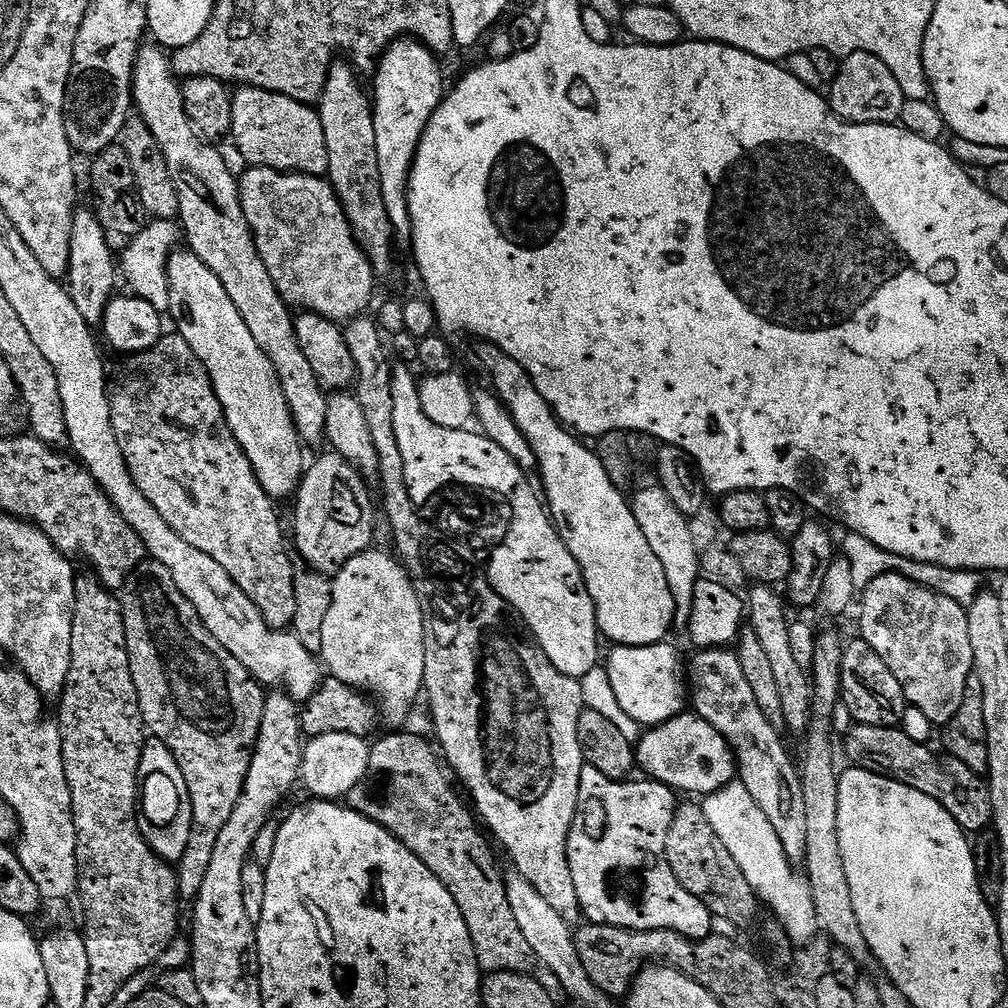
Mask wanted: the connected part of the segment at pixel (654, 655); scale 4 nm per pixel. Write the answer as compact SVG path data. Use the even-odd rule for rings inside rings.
M668 643L637 648L621 644L613 647L613 652L606 656L610 686L614 686L614 694L622 710L626 710L626 714L630 714L630 718L641 726L664 724L681 715L686 708L686 664L680 661L679 650Z

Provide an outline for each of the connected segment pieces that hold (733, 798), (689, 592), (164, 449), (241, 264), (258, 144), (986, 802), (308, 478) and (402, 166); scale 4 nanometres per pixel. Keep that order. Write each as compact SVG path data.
M730 783L708 794L702 807L710 818L710 826L714 826L714 834L722 838L722 846L730 850L730 858L738 862L738 870L742 870L757 896L767 907L768 904L772 907L789 941L796 946L811 943L821 929L814 910L814 894L810 894L810 882L807 875L794 870L794 865L786 858L778 834L774 834L774 826L770 826L770 818L758 810L758 802L750 798L750 790L742 783Z
M653 484L644 489L637 489L631 497L630 503L635 521L639 529L646 536L646 542L657 555L665 570L666 582L669 583L671 597L675 602L675 614L673 618L673 631L685 635L688 631L691 611L693 609L694 586L700 577L700 562L694 548L694 542L690 534L689 519L681 514L681 511L670 501L664 488Z
M161 335L160 341L150 350L129 355L125 359L128 361L125 362L124 369L120 372L120 381L117 384L115 381L114 387L111 389L110 414L114 422L114 434L118 438L118 446L122 446L122 458L126 458L126 466L130 470L138 490L142 490L142 494L146 498L150 498L150 506L154 506L154 510L158 510L158 514L162 514L162 518L166 518L168 525L178 534L182 534L182 538L186 538L186 542L190 542L190 546L202 550L202 554L210 554L210 558L214 558L214 562L218 562L218 566L222 566L222 570L226 570L226 574L230 574L230 578L234 578L234 582L238 582L238 586L250 598L250 602L254 602L254 606L258 606L262 618L266 618L269 626L281 630L291 629L296 609L294 602L296 572L294 567L292 568L291 558L288 557L288 548L284 545L284 528L280 525L279 514L276 513L277 505L272 497L266 494L266 490L262 490L262 486L254 474L254 466L250 466L250 458L246 458L238 438L234 438L234 434L226 422L222 402L218 402L218 394L214 390L206 366L202 366L202 362L194 354L194 350L190 350L190 346L180 335L171 335Z
M155 42L145 43L136 56L136 65L132 74L132 99L135 111L140 119L146 122L146 126L150 126L150 134L154 134L154 142L158 142L166 158L170 178L174 178L174 186L178 190L178 206L180 207L178 220L182 225L183 239L186 244L188 240L187 247L190 251L198 258L202 258L202 262L210 266L210 270L214 270L218 282L226 286L226 294L230 294L230 302L234 302L238 314L242 314L242 322L246 322L250 334L254 334L254 342L258 342L258 346L262 346L262 354L270 358L278 374L278 382L282 382L282 394L286 394L286 402L292 411L296 432L300 435L301 441L308 446L320 443L323 445L326 440L324 427L328 409L326 389L318 382L314 369L310 367L310 362L306 359L306 354L302 354L302 346L298 346L293 309L278 294L278 286L274 286L274 278L270 278L270 270L266 270L266 262L262 262L258 254L258 246L246 222L246 214L242 210L237 177L235 175L232 177L232 172L228 169L223 154L216 149L219 147L205 140L190 122L182 102L180 86L181 81L172 72L169 53Z
M240 86L232 97L232 130L230 140L236 143L245 165L272 168L275 172L294 172L302 176L327 177L330 154L326 154L326 134L322 134L322 122L315 107L284 96L281 92L267 92L261 88Z
M853 723L853 726L850 731L846 733L843 737L844 740L844 752L849 756L851 763L858 768L865 768L870 770L874 774L879 776L889 776L892 780L897 780L902 782L906 786L914 786L914 790L918 790L921 794L930 794L930 798L934 798L934 802L938 802L938 806L942 806L946 810L946 814L950 814L950 818L954 818L954 822L958 822L958 826L964 829L965 832L969 834L979 834L991 825L992 822L992 811L990 810L990 790L988 789L987 779L981 773L970 770L970 766L966 766L966 762L958 762L958 758L949 756L947 754L938 753L932 749L932 746L928 744L923 744L922 742L916 742L912 738L908 737L902 727L897 726L895 728L883 728L882 726L870 726L869 724L858 724Z
M331 450L325 451L325 456L320 456L316 461L307 465L306 471L300 477L300 486L294 493L294 501L296 500L296 548L300 551L300 556L305 560L307 567L313 572L321 574L335 574L346 562L350 562L350 558L354 558L358 554L369 551L373 547L372 535L376 532L376 508L378 512L378 504L372 501L372 492L368 489L369 481L360 473L355 466L342 458L337 452Z
M395 40L380 57L374 69L376 81L370 85L382 199L386 210L389 211L395 243L400 246L412 243L412 219L408 197L412 163L416 161L416 151L422 142L426 126L446 95L444 72L436 60L439 60L437 53L431 52L419 40Z

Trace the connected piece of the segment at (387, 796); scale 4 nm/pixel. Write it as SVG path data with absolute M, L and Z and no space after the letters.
M408 730L392 735L396 736L382 737L369 751L368 769L362 782L350 790L347 807L378 822L378 826L398 838L450 890L458 910L462 910L466 930L470 930L481 973L531 973L538 961L514 919L514 910L510 910L505 873L500 873L500 864L488 845L489 837L482 831L473 809L469 805L468 809L456 793L445 761L435 747L432 749L420 736L411 736Z

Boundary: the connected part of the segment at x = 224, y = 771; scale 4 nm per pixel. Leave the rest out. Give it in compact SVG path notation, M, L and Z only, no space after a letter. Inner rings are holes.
M145 558L133 570L124 583L122 603L130 674L138 690L138 706L142 710L144 727L155 739L166 742L190 790L192 829L186 854L182 854L178 862L176 881L181 897L192 902L202 890L218 834L222 834L222 826L226 826L230 814L234 814L234 806L238 806L238 798L244 789L252 755L256 753L266 692L260 681L248 673L246 666L242 666L242 662L238 662L238 658L234 658L234 654L230 654L230 650L226 650L226 646L222 646L222 642L206 630L202 618L198 618L198 610L186 602L186 594L174 586L174 578L162 562Z

